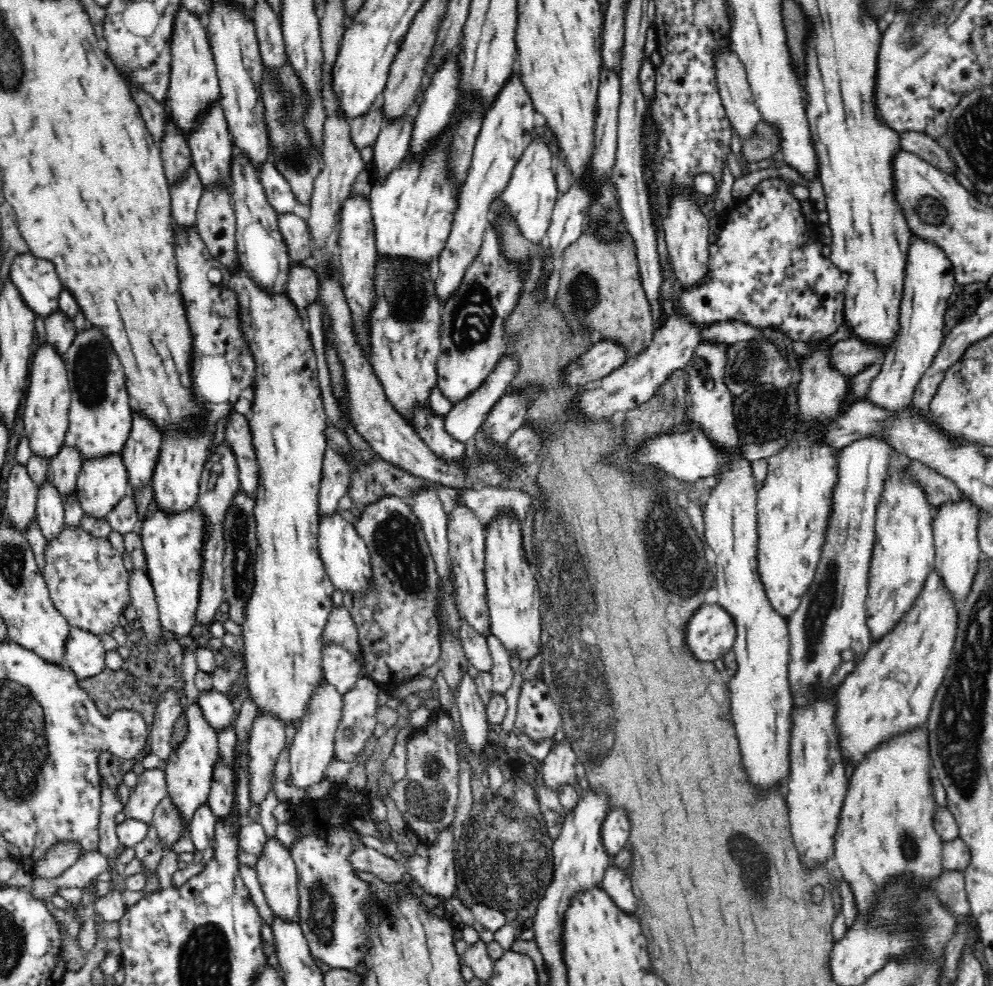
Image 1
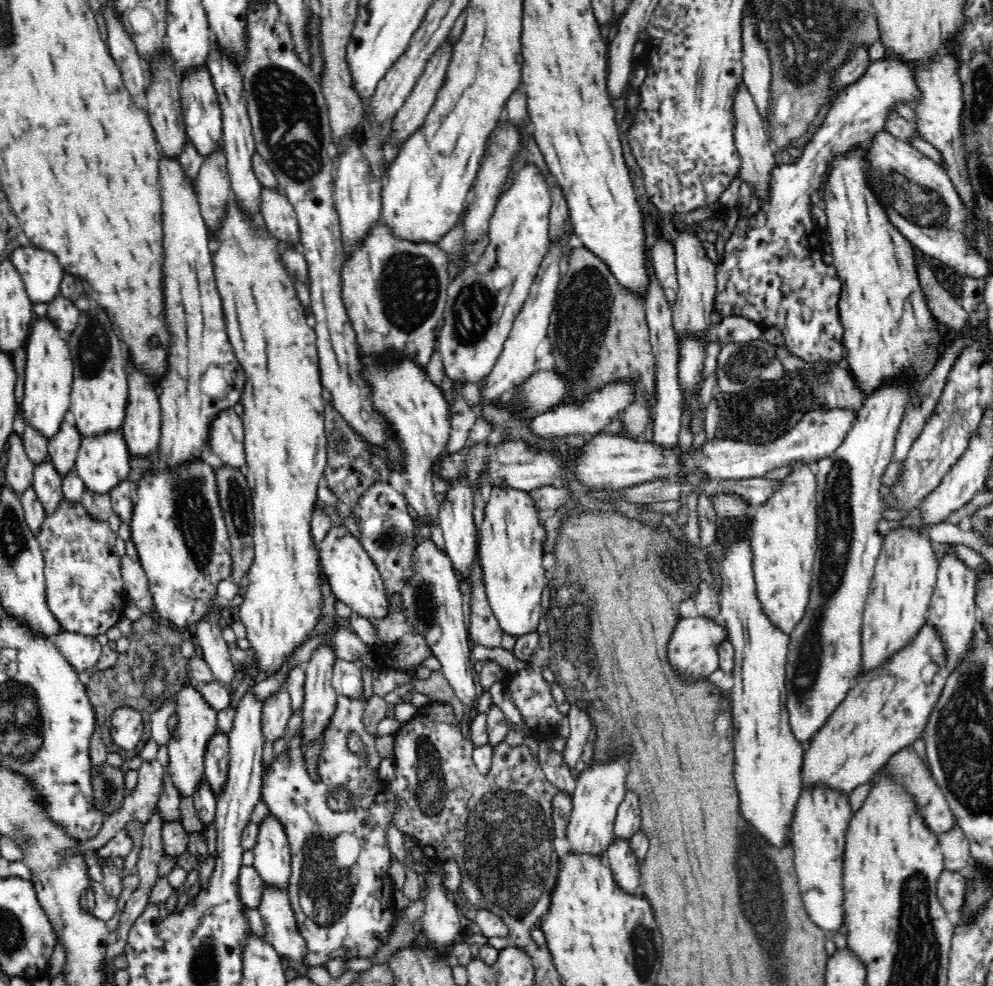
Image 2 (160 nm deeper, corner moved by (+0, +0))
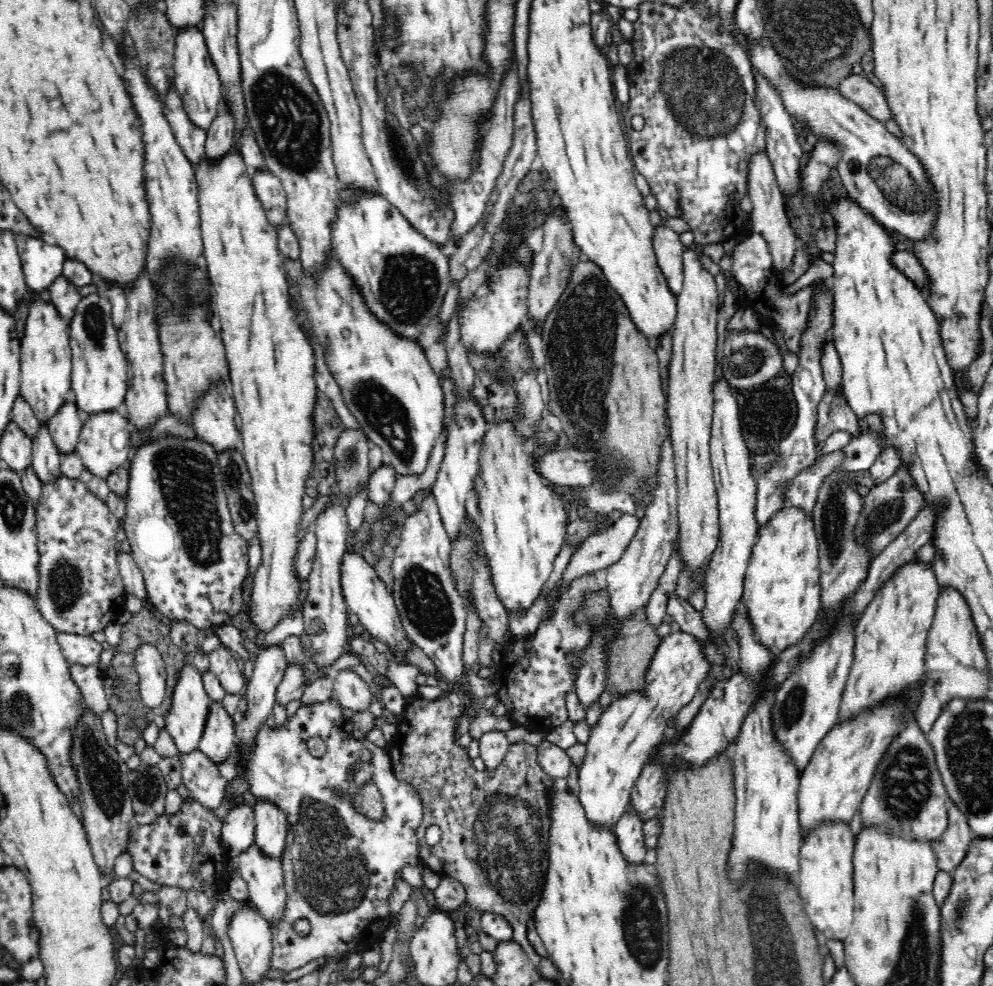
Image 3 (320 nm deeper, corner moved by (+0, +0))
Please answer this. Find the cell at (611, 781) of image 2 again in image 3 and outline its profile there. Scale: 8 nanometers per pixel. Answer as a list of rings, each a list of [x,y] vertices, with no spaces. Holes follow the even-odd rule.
[[[675,627],[662,639],[650,663],[646,674],[646,694],[626,694],[603,710],[590,731],[583,763],[577,768],[577,799],[591,828],[613,830],[624,816],[631,788],[646,764],[651,748],[663,735],[665,724],[690,703],[710,672],[712,661],[708,659],[702,641],[692,633]]]

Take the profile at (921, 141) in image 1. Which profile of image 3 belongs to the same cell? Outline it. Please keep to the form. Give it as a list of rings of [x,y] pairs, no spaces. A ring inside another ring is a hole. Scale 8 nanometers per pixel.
[[[863,74],[848,76],[840,84],[839,91],[844,98],[855,102],[876,120],[883,123],[894,120],[884,92],[869,82]]]

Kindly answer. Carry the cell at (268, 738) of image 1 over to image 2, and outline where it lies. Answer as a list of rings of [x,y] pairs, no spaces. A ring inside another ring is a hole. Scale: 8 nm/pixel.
[[[276,692],[261,704],[261,729],[266,744],[274,744],[286,736],[288,720],[292,714],[289,695],[289,692]]]

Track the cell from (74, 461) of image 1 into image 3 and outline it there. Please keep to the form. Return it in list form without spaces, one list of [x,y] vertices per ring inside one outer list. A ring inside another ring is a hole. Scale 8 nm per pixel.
[[[75,401],[62,404],[57,416],[47,425],[58,455],[63,457],[75,453],[83,424],[84,419],[75,406]]]

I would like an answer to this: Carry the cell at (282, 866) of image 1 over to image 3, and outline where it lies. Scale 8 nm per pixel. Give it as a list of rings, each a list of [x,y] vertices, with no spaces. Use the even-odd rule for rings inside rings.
[[[269,802],[258,803],[254,808],[255,845],[264,858],[282,860],[286,849],[288,823],[286,815]]]

